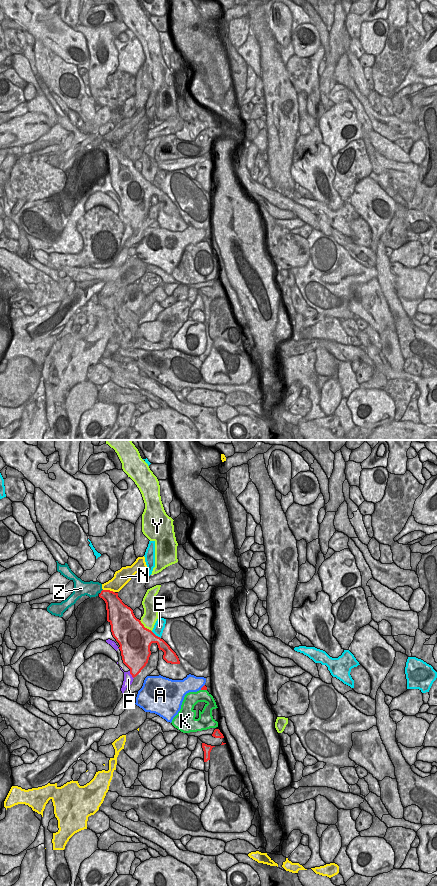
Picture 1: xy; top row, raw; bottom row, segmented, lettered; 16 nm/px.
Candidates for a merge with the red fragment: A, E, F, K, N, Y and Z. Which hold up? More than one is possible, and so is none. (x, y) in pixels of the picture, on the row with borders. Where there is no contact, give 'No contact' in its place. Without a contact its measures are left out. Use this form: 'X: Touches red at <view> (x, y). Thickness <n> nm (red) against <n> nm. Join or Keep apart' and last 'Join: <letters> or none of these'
A: Touches red at xy (202, 687). Thickness 70 nm (red) against 280 nm. Keep apart
E: Touches red at xy (155, 635). Thickness 380 nm (red) against 170 nm. Keep apart
F: Touches red at xy (131, 674). Thickness 360 nm (red) against 160 nm. Keep apart
K: Touches red at xy (204, 689). Thickness 70 nm (red) against 220 nm. Keep apart
N: Touches red at xy (109, 590). Thickness 280 nm (red) against 240 nm. Keep apart
Y: Touches red at xy (144, 627). Thickness 500 nm (red) against 240 nm. Keep apart
Z: Touches red at xy (101, 591). Thickness 240 nm (red) against 240 nm. Join
Join: Z

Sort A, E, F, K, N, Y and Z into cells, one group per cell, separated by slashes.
A / E / F / K / N / Y / Z

